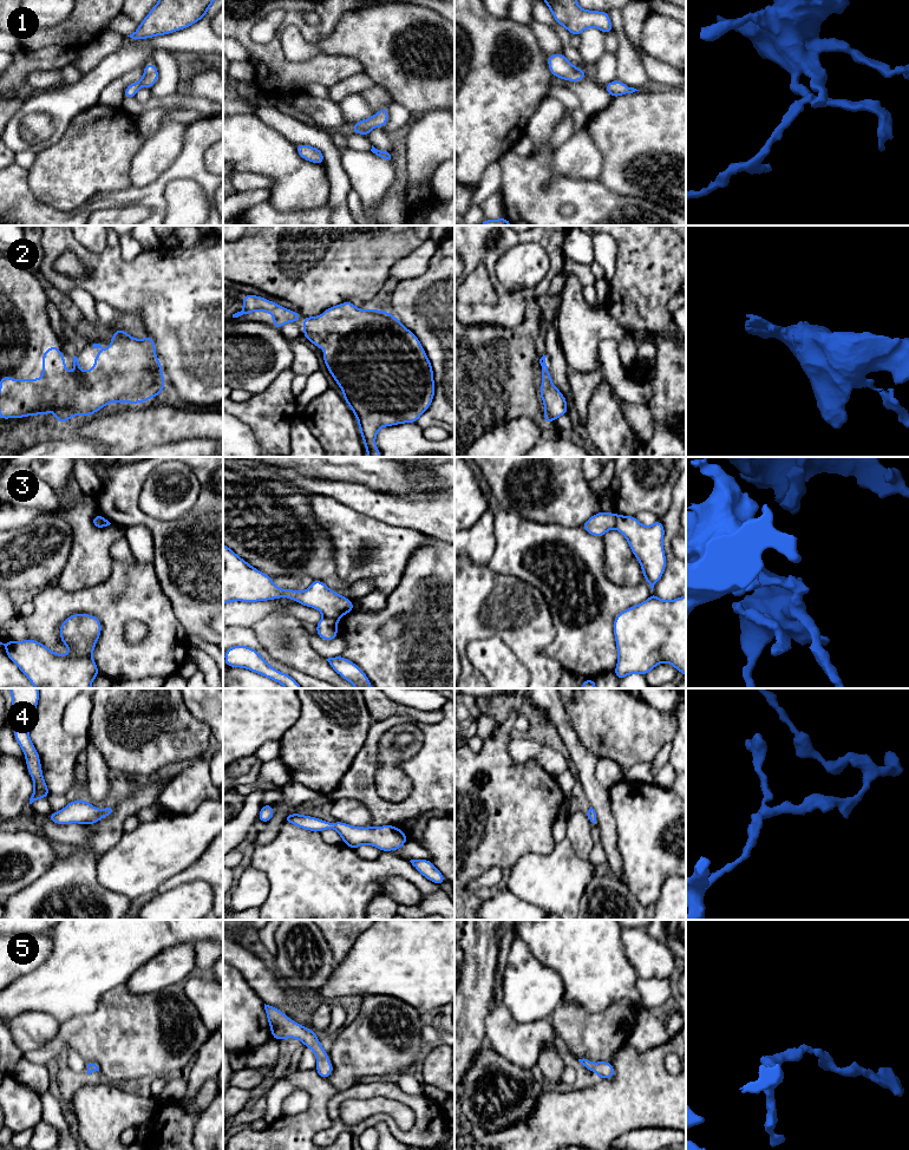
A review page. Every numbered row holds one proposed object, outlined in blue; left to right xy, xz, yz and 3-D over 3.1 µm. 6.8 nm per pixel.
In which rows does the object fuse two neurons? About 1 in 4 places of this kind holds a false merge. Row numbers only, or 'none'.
3

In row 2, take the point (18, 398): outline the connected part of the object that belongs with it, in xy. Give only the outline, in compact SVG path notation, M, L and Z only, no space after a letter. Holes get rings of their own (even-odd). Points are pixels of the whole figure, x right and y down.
M118 328L111 338L111 346L109 348L104 349L100 344L93 344L92 347L102 349L102 353L94 357L94 367L90 371L80 371L80 364L74 355L72 378L68 375L64 364L64 353L54 345L51 345L47 352L42 352L42 377L40 379L18 380L1 375L0 419L24 418L27 416L37 416L38 413L44 417L52 410L54 418L59 423L67 423L72 416L92 416L109 403L125 401L129 404L138 404L157 397L164 391L162 365L156 352L155 340L151 336L148 335L145 339L139 340Z

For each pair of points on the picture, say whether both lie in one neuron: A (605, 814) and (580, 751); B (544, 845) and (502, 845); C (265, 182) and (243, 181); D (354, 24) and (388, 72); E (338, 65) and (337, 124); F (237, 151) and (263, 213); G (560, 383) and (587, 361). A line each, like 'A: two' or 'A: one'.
A: one
B: one
C: one
D: one
E: two
F: two
G: two

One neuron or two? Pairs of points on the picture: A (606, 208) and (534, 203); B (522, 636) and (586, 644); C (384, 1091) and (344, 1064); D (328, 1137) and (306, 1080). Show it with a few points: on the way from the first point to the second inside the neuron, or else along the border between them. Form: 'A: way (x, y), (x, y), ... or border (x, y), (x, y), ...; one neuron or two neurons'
A: way (588, 198), (551, 198); one neuron
B: border (550, 613), (555, 638), (544, 654), (562, 666); two neurons
C: border (359, 1082), (338, 1091); two neurons
D: border (328, 1103), (327, 1111), (332, 1124), (313, 1137); two neurons

